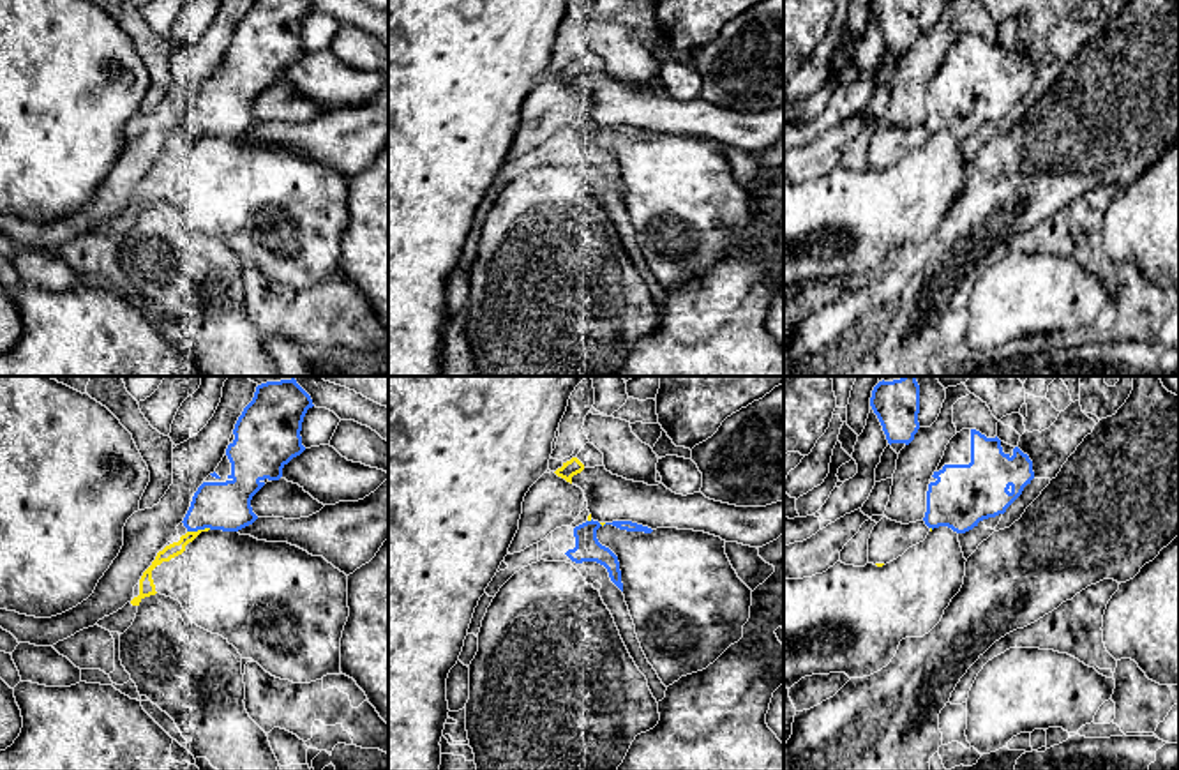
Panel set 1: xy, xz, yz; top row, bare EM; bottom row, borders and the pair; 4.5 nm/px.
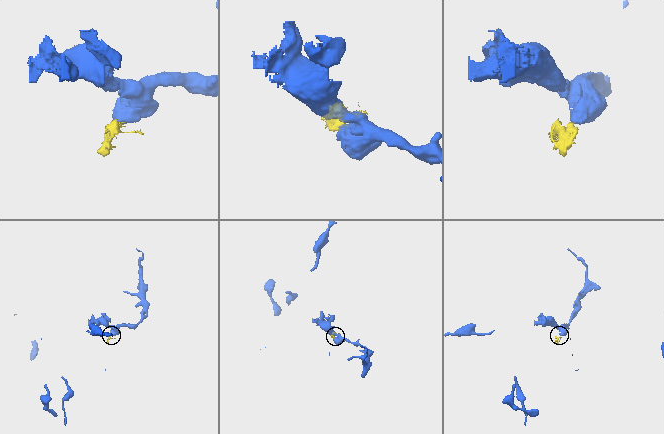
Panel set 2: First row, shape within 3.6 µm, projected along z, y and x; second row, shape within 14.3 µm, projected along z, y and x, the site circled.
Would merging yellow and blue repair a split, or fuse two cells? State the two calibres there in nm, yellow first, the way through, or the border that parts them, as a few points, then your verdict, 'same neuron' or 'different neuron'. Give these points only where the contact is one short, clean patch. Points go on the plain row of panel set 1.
70 nm thick on the yellow side, 220 nm on the other; same neuron

